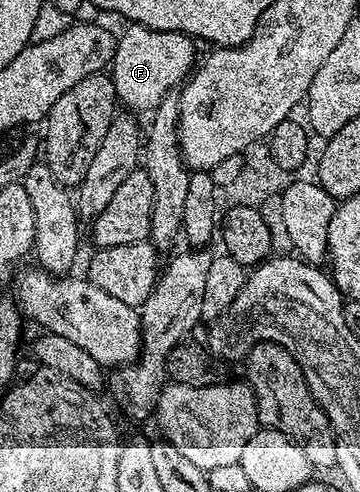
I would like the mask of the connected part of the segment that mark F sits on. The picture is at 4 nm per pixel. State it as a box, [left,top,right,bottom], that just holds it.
[112,23,195,111]

